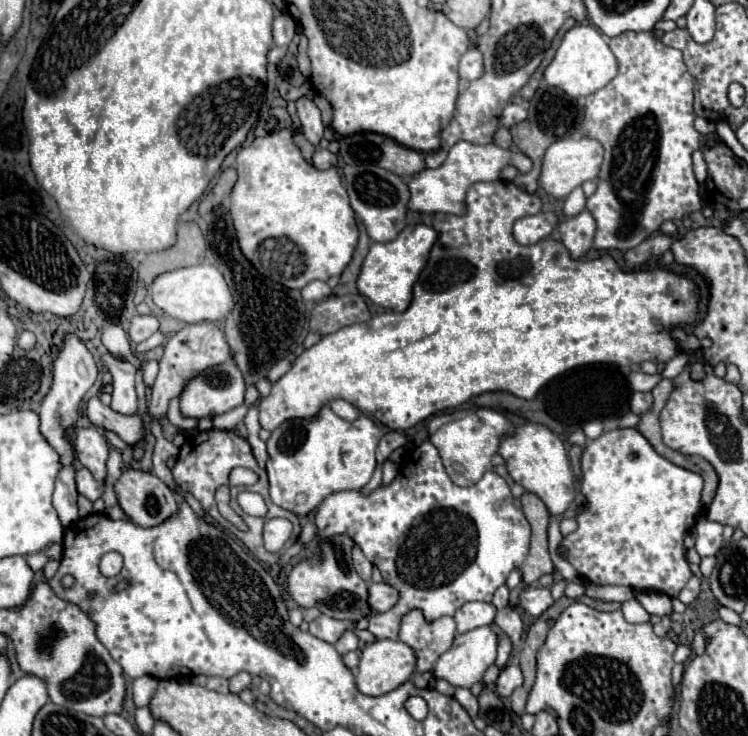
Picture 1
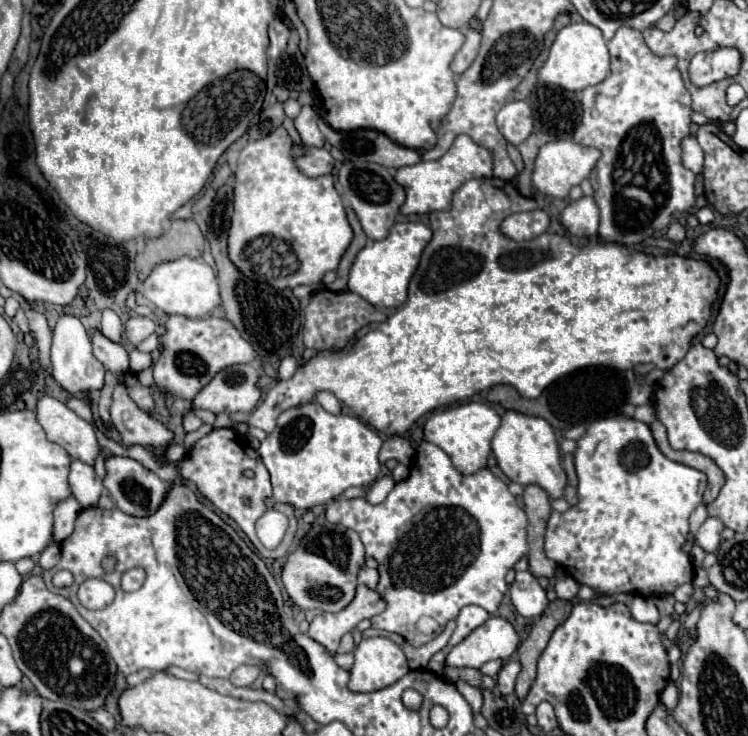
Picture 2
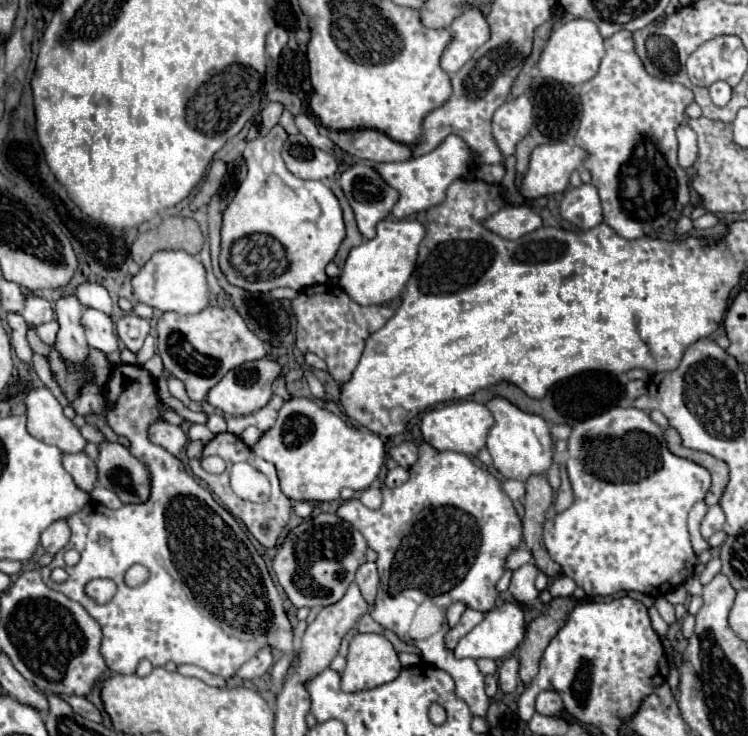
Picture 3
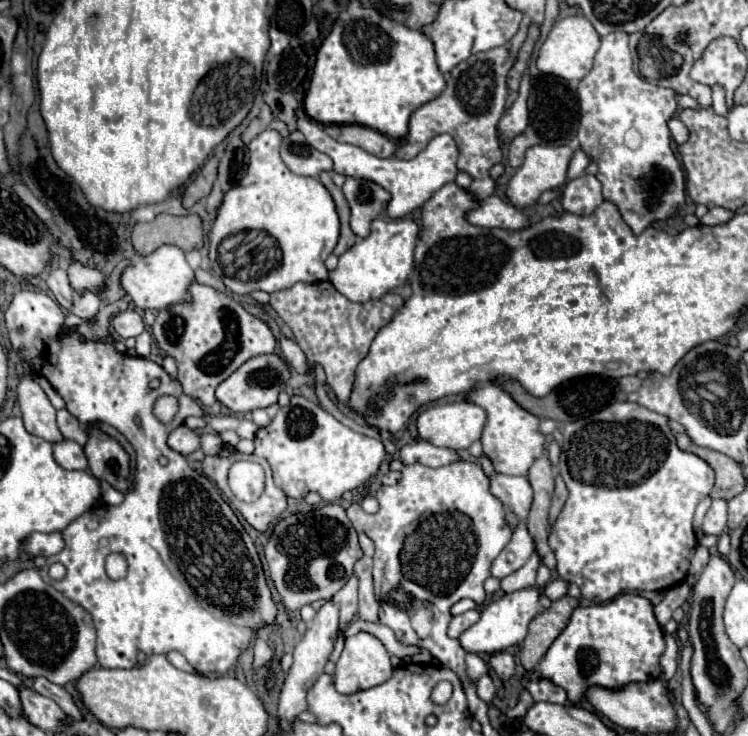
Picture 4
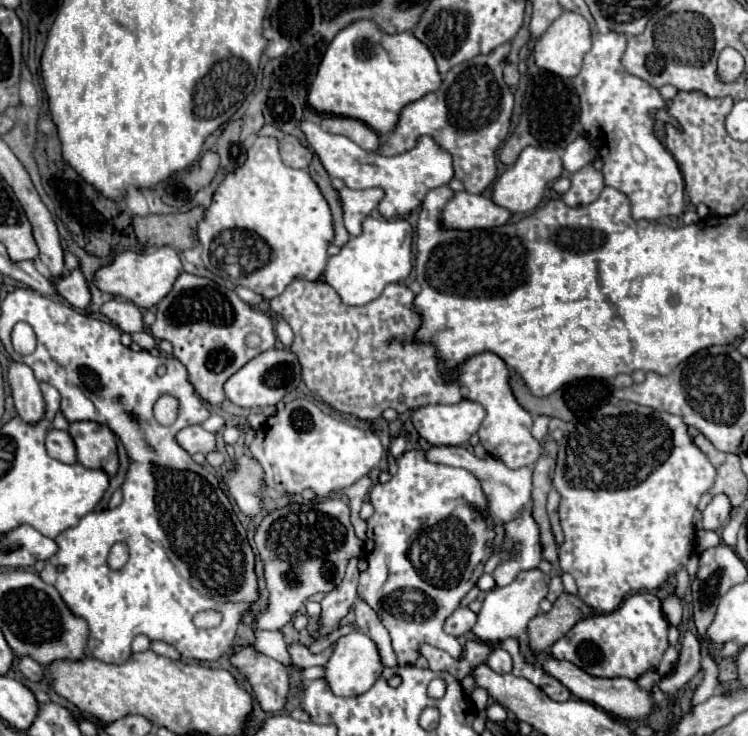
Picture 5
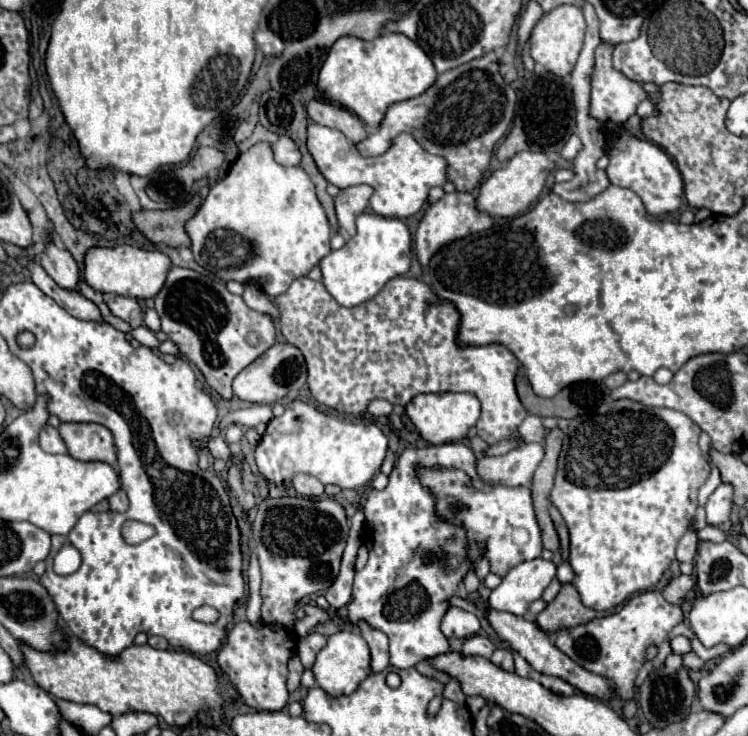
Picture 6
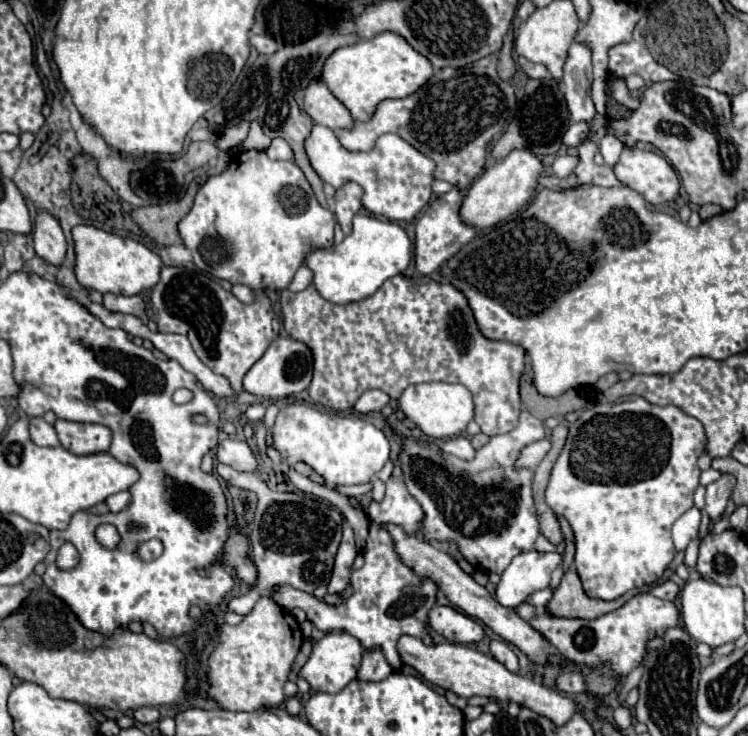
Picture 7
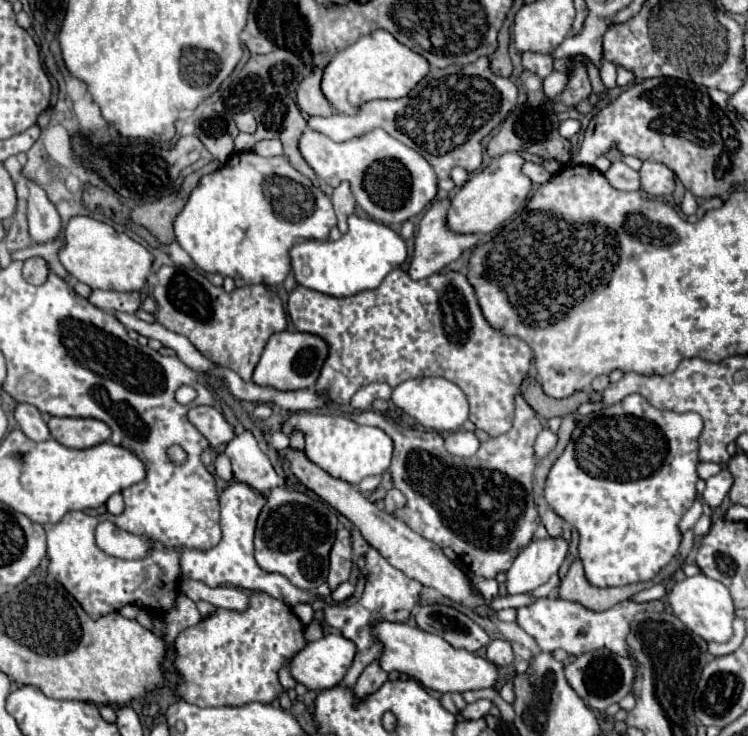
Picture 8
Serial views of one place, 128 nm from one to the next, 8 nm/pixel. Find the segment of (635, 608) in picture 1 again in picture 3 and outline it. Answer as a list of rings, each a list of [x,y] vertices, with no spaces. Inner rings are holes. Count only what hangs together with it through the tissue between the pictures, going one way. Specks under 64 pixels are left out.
[[[652,606],[652,608],[648,610],[648,614],[650,614],[650,620],[652,620],[652,628],[654,628],[660,636],[666,636],[666,632],[668,632],[668,624],[660,618],[658,610]]]

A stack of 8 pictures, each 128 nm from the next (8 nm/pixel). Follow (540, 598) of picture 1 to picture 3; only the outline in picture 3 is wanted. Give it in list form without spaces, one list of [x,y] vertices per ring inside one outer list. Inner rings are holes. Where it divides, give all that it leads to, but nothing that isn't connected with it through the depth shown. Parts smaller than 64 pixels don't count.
[[[524,564],[522,568],[514,570],[512,574],[512,580],[510,580],[510,588],[508,592],[516,598],[516,602],[520,602],[522,606],[532,606],[538,602],[538,590],[534,586],[534,580],[536,580],[536,574],[538,574],[538,568],[536,564]]]

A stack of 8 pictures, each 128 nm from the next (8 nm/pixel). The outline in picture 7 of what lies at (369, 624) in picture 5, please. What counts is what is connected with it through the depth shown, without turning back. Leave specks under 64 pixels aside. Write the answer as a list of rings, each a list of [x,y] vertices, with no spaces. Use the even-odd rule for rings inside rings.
[[[372,650],[372,652],[364,652],[362,658],[362,666],[358,670],[358,678],[366,680],[366,682],[378,682],[384,680],[392,674],[392,666],[388,664],[388,660],[384,658],[384,654],[380,650]]]

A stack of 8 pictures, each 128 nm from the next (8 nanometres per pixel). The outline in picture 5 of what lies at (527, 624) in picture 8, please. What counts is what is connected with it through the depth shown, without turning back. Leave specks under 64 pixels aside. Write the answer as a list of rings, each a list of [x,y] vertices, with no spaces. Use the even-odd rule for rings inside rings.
[[[638,592],[628,596],[618,610],[610,614],[598,614],[580,620],[574,626],[574,640],[570,636],[560,638],[552,646],[552,656],[568,660],[588,672],[590,676],[616,678],[624,676],[636,680],[646,670],[658,666],[662,654],[668,648],[668,620],[662,610],[662,600],[650,592]]]

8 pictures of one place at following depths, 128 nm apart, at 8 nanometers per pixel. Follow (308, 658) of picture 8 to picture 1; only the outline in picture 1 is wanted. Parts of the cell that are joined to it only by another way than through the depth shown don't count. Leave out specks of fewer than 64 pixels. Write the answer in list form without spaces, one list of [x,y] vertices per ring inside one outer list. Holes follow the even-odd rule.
[[[376,640],[360,654],[356,686],[362,694],[380,696],[412,678],[416,656],[400,640]]]

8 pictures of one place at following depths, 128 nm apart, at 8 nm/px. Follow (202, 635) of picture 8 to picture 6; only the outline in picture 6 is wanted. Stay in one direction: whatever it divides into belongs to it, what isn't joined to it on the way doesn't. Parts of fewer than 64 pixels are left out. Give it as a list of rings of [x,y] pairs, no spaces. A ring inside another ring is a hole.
[[[244,620],[234,624],[234,628],[228,632],[216,662],[238,690],[246,706],[252,706],[254,710],[282,710],[290,696],[286,690],[286,676],[288,660],[296,654],[296,646],[298,642],[294,640],[294,634],[280,624],[260,622],[260,626],[254,626],[252,622]]]

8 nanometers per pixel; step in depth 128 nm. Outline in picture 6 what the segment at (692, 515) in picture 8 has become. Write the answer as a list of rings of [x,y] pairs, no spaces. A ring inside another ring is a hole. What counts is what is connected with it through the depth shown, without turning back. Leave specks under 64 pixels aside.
[[[688,528],[684,532],[684,536],[678,542],[678,550],[676,550],[676,558],[680,562],[694,562],[696,558],[696,548],[698,548],[698,534],[694,528]]]

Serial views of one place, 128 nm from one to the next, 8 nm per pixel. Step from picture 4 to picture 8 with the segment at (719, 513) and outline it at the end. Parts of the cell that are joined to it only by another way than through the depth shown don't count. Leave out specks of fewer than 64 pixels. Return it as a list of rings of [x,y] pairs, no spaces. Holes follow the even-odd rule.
[[[722,468],[716,476],[706,480],[706,490],[702,494],[702,500],[710,508],[718,508],[724,496],[730,492],[730,488],[732,488],[732,474],[728,472],[728,468]]]

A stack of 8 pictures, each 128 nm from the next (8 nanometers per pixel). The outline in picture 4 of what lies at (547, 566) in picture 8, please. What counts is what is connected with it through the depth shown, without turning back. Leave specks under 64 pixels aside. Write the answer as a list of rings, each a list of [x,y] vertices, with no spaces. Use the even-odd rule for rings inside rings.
[[[528,586],[510,594],[502,594],[498,600],[486,604],[480,612],[480,620],[468,628],[458,640],[466,652],[494,654],[502,652],[514,644],[520,644],[526,638],[530,620],[540,612],[540,586]]]

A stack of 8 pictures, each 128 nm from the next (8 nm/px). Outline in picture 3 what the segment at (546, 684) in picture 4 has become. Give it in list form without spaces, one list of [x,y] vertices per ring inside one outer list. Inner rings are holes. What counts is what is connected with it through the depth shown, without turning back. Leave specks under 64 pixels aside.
[[[544,690],[536,696],[536,712],[546,714],[546,716],[554,716],[554,714],[562,714],[564,712],[564,704],[560,700],[560,694],[554,690]]]

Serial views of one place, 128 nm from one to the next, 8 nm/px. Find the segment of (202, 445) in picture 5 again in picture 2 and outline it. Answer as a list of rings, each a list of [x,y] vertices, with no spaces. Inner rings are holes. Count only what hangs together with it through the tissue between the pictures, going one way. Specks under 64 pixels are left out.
[[[122,382],[114,390],[110,416],[112,416],[114,428],[122,436],[124,446],[150,444],[156,448],[166,448],[174,442],[174,434],[160,420],[156,420],[154,416],[148,416],[134,404],[134,400],[128,396],[128,390]]]

